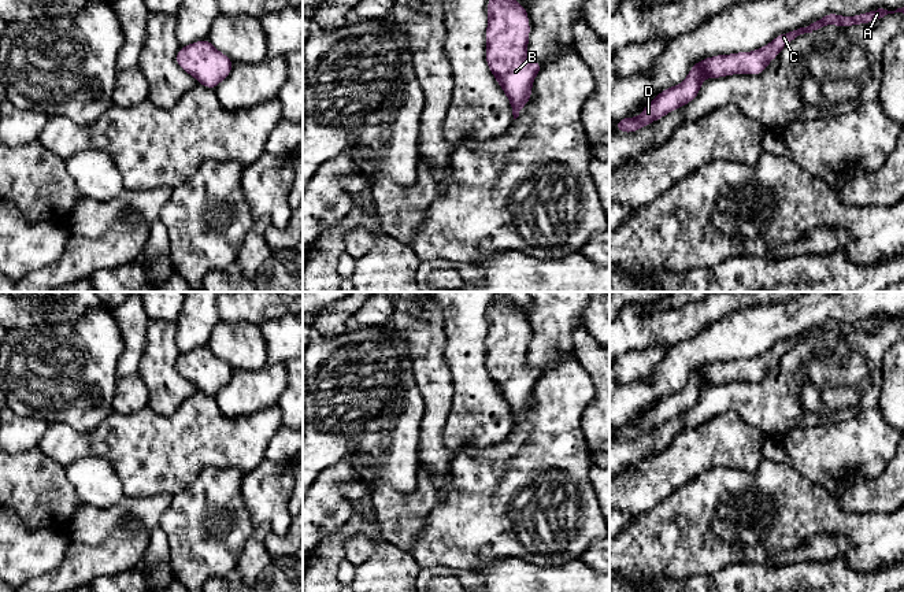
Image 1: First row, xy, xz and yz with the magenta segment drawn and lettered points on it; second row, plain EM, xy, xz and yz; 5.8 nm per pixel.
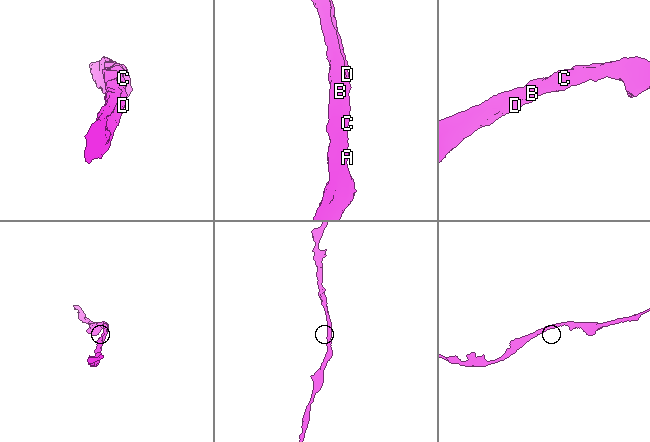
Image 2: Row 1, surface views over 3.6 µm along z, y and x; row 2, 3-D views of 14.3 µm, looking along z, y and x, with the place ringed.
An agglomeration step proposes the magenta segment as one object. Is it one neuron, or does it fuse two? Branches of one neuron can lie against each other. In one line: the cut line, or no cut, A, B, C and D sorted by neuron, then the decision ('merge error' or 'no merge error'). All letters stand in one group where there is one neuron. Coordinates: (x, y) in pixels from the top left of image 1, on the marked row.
cut none; groups A B C D; no merge error

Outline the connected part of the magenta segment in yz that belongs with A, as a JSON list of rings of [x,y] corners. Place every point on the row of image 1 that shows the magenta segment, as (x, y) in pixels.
[[[904,7],[896,11],[883,8],[872,10],[864,14],[844,16],[827,12],[823,18],[808,23],[805,27],[782,33],[770,44],[752,52],[737,52],[730,55],[715,55],[694,63],[688,77],[675,86],[666,88],[663,92],[642,110],[637,118],[623,118],[615,122],[615,129],[622,133],[634,133],[651,122],[662,119],[668,112],[693,101],[701,88],[704,78],[722,78],[731,74],[759,75],[774,60],[782,48],[797,36],[820,30],[827,25],[837,25],[842,29],[853,25],[872,23],[888,14],[903,12]]]

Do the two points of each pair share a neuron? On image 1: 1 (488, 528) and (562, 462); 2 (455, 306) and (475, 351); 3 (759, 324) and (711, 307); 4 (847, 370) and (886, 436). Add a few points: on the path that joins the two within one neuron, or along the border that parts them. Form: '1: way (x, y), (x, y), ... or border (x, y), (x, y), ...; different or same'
1: way (493, 506), (540, 462); same
2: way (465, 317), (466, 340); same
3: border (755, 306), (725, 314), (701, 330); different
4: border (877, 406), (862, 410), (841, 422); different

